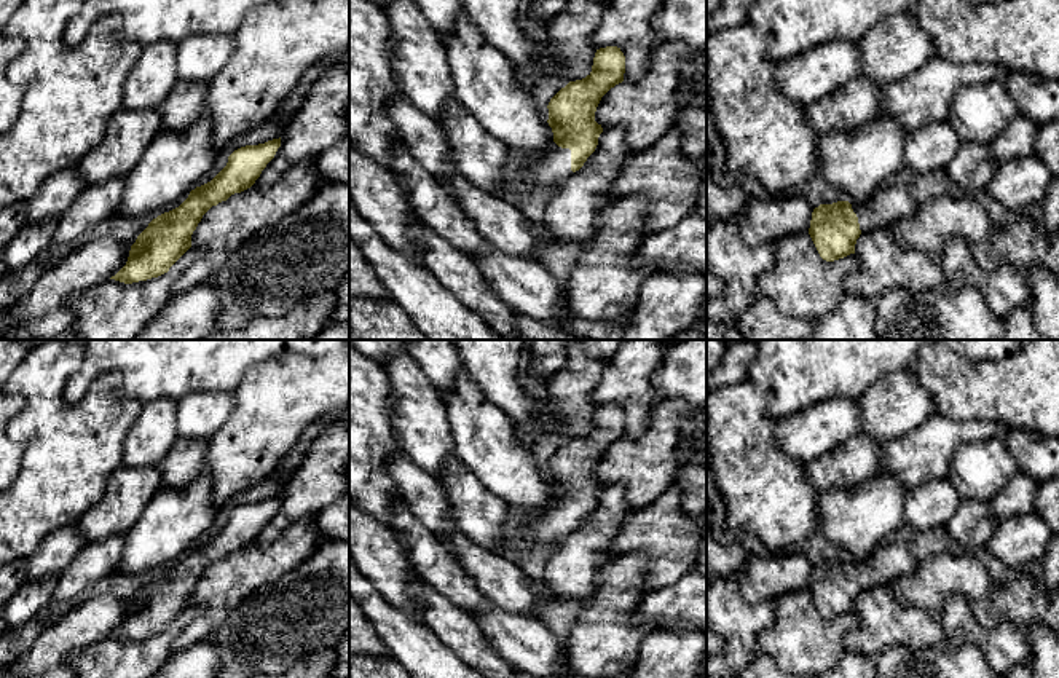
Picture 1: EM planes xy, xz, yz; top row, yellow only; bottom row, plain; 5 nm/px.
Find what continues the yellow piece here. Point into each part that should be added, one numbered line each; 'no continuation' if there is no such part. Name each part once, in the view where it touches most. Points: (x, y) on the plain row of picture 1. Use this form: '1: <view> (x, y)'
1: xz (547, 525)

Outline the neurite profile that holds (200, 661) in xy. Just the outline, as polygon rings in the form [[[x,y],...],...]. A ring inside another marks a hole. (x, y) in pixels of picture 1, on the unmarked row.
[[[211,640],[174,654],[152,678],[218,678],[218,654]]]

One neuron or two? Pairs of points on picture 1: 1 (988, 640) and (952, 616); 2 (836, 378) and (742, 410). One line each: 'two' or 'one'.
1: one
2: two

